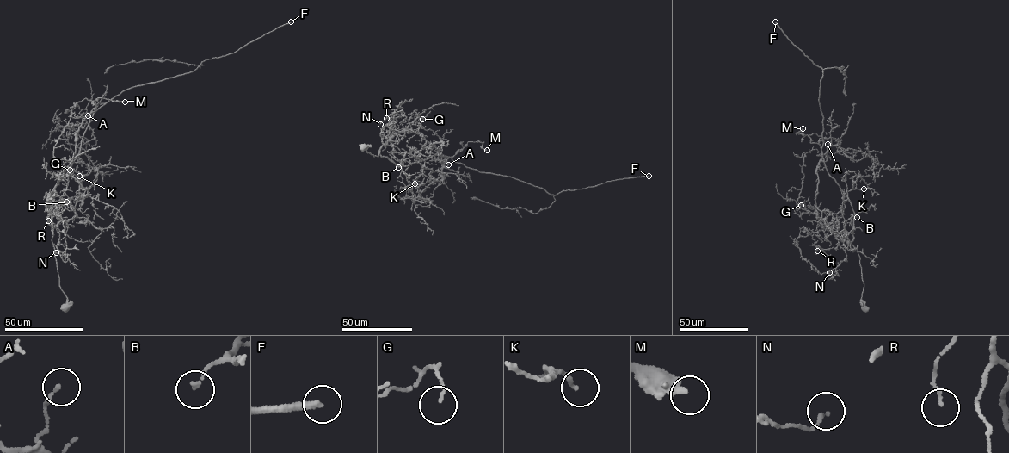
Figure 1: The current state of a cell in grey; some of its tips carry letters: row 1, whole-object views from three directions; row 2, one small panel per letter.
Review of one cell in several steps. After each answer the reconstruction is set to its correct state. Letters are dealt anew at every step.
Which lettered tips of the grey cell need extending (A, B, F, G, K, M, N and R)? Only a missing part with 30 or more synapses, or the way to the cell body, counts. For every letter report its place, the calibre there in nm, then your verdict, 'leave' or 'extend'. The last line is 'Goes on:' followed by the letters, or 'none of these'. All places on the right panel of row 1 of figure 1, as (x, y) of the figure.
A: place (827, 144); calibre 120 nm; leave
B: place (857, 217); calibre 140 nm; leave
F: place (775, 21); calibre 280 nm; extend
G: place (801, 205); calibre 110 nm; leave
K: place (864, 189); calibre 120 nm; leave
M: place (802, 128); calibre 360 nm; leave
N: place (829, 272); calibre 140 nm; leave
R: place (817, 251); calibre 110 nm; leave
Goes on: F

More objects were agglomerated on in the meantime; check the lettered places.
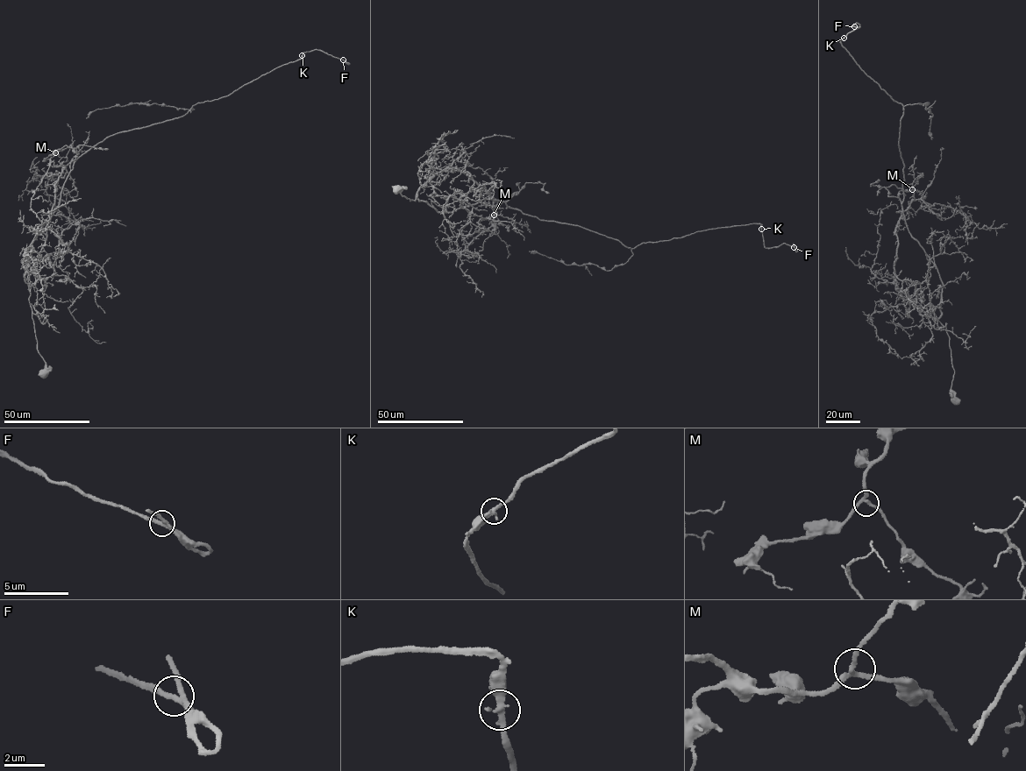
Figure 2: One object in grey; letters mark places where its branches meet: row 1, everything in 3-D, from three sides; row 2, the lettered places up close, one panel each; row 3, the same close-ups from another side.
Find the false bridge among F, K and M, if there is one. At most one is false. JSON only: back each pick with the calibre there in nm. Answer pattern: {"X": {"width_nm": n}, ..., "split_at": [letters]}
{"split_at": []}

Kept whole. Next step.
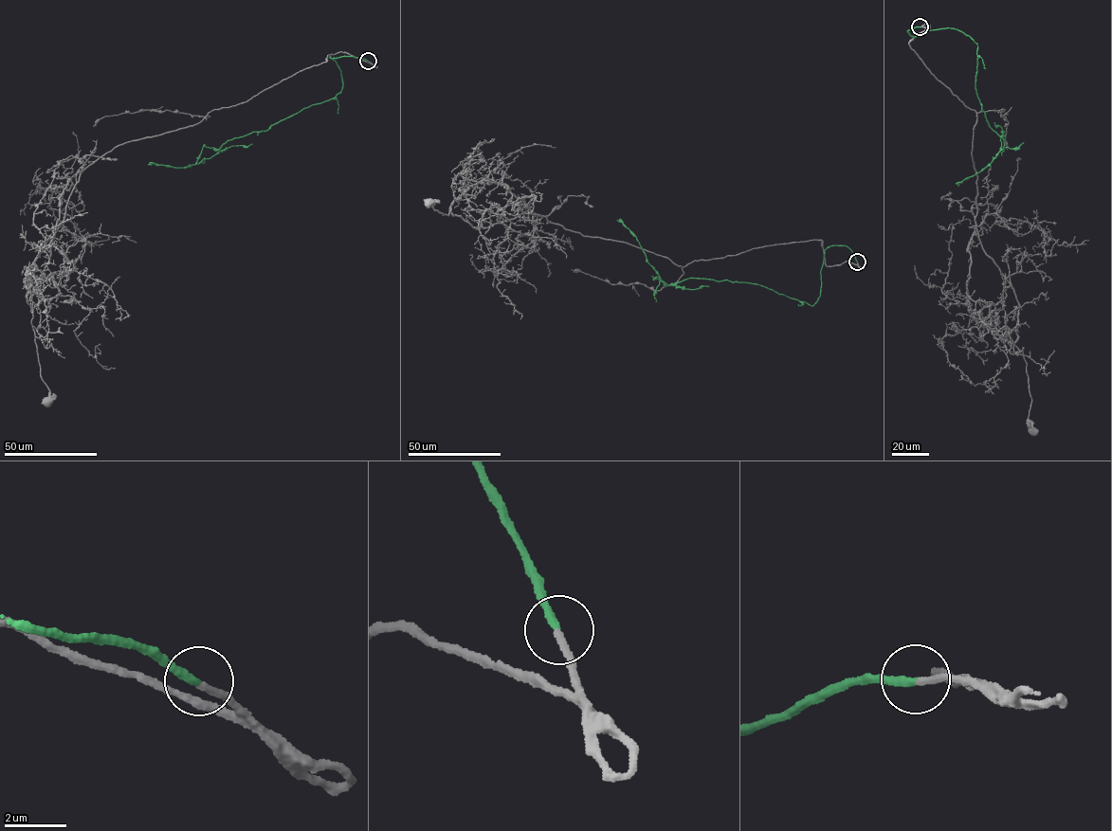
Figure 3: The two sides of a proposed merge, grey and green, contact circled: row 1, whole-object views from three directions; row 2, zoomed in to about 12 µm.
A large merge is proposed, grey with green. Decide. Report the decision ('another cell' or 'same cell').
same cell

